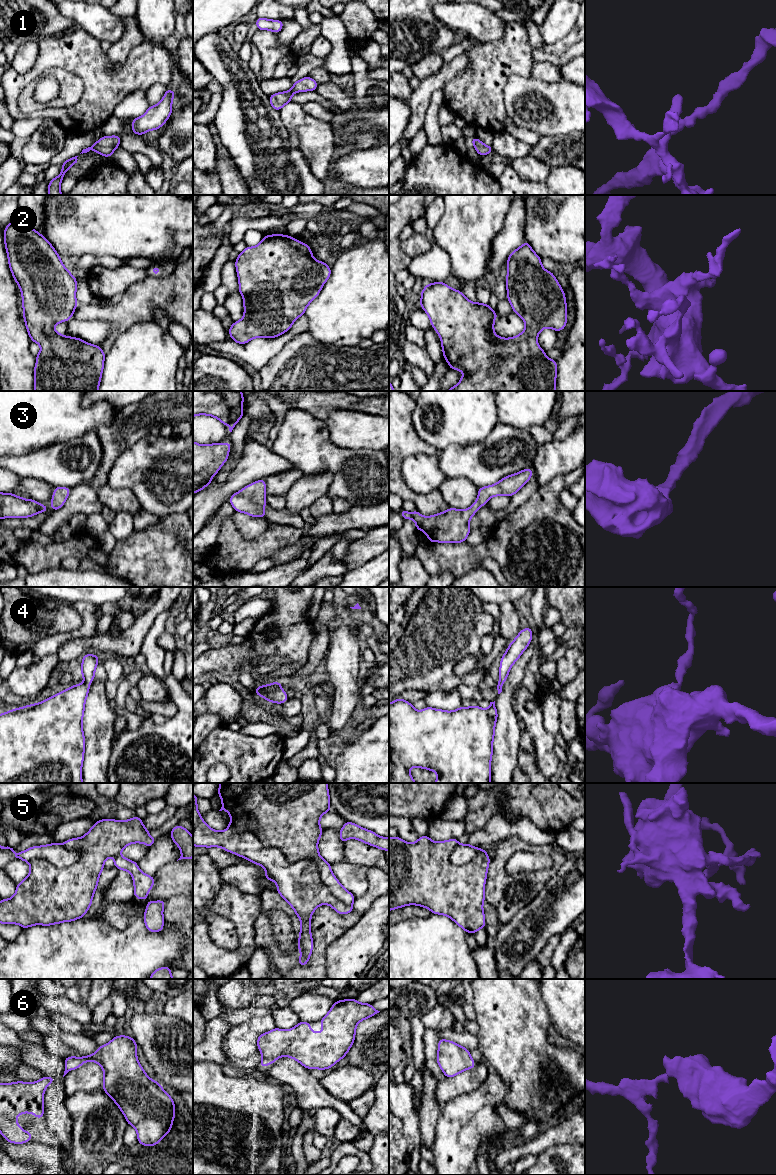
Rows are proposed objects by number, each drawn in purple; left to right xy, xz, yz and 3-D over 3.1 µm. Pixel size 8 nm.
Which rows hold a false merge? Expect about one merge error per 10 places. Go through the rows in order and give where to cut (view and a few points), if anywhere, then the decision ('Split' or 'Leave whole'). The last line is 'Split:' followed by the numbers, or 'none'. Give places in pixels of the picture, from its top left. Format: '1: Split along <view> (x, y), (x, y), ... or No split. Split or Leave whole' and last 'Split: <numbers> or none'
1: No split. Leave whole
2: No split. Leave whole
3: No split. Leave whole
4: No split. Leave whole
5: No split. Leave whole
6: No split. Leave whole
Split: none

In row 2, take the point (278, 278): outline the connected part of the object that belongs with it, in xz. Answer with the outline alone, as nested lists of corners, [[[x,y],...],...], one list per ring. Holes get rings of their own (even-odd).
[[[286,234],[265,235],[257,246],[247,246],[238,255],[235,267],[239,280],[238,291],[243,296],[244,316],[231,325],[228,333],[238,344],[246,344],[258,337],[275,338],[287,332],[294,321],[305,314],[307,306],[319,295],[331,275],[331,268],[325,262],[314,259],[308,244]]]

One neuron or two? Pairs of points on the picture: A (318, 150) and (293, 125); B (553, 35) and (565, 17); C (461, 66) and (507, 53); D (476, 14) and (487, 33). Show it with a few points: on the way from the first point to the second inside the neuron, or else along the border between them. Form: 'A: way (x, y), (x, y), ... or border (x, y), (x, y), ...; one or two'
A: way (313, 144), (299, 130); one
B: way (553, 31), (561, 21); one
C: border (465, 52), (469, 65), (460, 74), (451, 79); two
D: way (476, 19), (484, 28); one

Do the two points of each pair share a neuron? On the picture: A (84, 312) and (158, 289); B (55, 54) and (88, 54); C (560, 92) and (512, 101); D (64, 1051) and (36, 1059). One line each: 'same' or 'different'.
A: same
B: same
C: same
D: different

